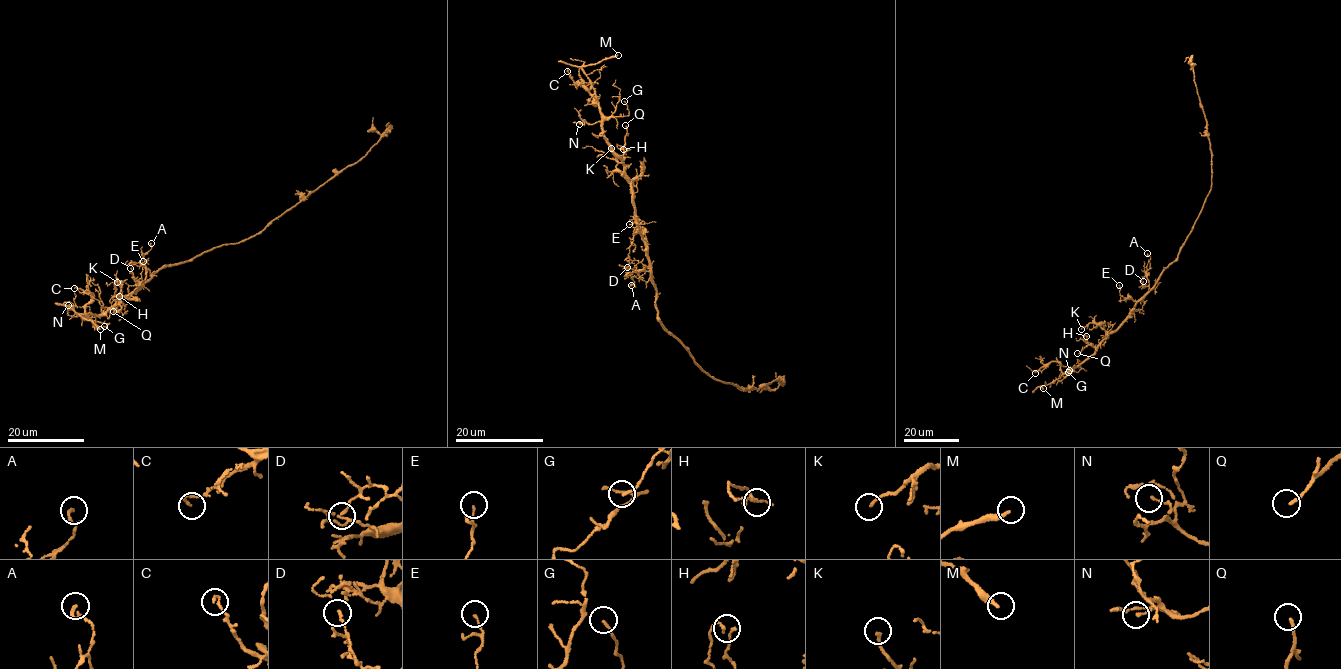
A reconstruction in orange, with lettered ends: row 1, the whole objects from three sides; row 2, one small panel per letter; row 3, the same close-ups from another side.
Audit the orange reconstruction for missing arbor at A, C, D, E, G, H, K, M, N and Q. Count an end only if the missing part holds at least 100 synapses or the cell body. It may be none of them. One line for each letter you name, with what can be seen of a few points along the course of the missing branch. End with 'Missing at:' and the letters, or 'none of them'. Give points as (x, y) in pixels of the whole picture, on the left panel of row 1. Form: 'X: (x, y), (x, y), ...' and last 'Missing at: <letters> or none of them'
Missing at: M

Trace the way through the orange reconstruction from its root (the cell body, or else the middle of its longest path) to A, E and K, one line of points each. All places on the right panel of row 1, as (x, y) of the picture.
A: (1180, 251), (1177, 259), (1150, 288), (1147, 278), (1150, 259), (1147, 253)
E: (1180, 251), (1154, 287), (1137, 300), (1125, 301), (1120, 295), (1119, 285)
K: (1180, 251), (1151, 290), (1113, 331), (1106, 332), (1090, 323), (1081, 329)

